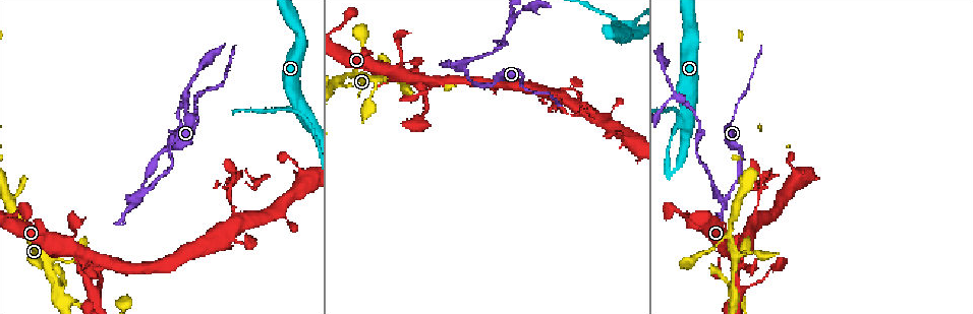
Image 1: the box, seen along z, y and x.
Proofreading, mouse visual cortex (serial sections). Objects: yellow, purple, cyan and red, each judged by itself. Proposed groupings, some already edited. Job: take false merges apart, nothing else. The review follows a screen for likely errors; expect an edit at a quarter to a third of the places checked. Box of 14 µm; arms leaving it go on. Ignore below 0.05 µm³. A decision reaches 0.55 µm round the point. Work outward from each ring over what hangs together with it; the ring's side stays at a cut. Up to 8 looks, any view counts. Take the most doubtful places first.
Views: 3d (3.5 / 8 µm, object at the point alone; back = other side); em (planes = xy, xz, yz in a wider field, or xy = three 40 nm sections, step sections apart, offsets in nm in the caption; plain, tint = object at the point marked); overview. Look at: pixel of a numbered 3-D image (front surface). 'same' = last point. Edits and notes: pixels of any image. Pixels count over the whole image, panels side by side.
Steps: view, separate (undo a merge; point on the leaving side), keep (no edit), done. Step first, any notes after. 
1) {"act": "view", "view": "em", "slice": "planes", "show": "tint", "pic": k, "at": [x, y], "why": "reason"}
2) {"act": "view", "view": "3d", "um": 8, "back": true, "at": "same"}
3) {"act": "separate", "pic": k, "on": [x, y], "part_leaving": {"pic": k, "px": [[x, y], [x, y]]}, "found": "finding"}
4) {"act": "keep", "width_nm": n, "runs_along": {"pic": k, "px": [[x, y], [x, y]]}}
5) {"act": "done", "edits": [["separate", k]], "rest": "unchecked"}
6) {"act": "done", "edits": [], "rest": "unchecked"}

{"act": "view", "view": "3d", "um": 8, "pic": 1, "at": [139, 203], "why": "abrupt turn"}

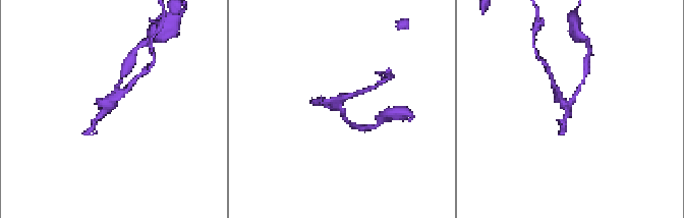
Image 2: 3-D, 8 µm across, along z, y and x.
{"act": "view", "view": "em", "slice": "xy", "step": 1, "show": "tint", "pic": 2, "at": [567, 107]}

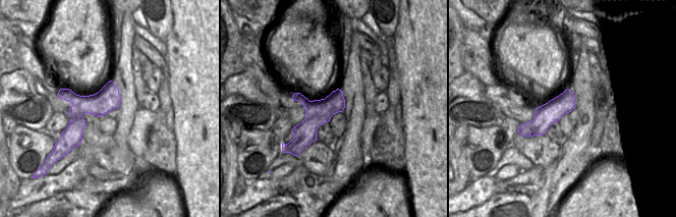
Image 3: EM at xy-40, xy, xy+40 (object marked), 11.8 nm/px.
{"act": "separate", "pic": 2, "on": [122, 92], "width_nm": 280, "part_leaving": {"pic": 2, "px": [[113, 103], [114, 99], [143, 73]]}, "found": "a second cell is stuck on"}

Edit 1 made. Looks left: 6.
{"act": "view", "view": "overview", "why": "see it whole again"}

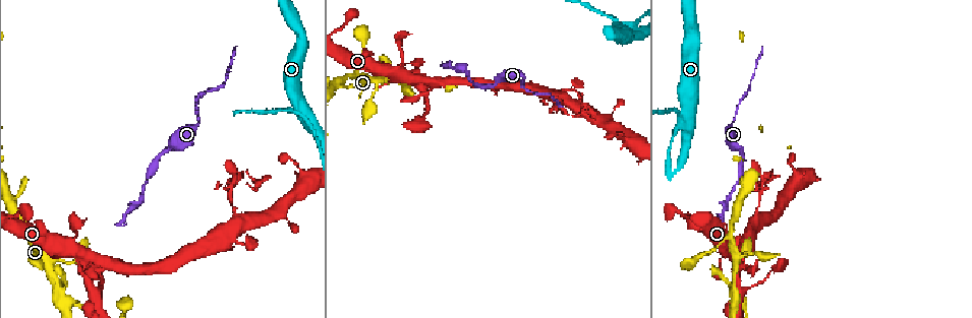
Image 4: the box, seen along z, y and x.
{"act": "view", "view": "3d", "um": 3.5, "pic": 4, "at": [232, 200], "why": "narrows sharply"}

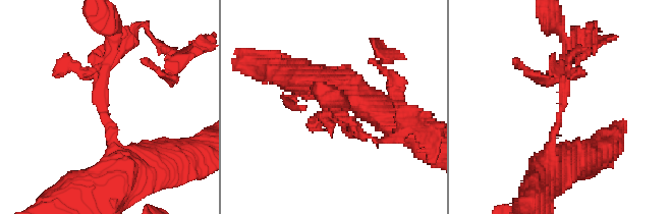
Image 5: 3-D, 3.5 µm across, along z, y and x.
{"act": "view", "view": "em", "slice": "xy", "step": 1, "show": "tint", "pic": 5, "at": [560, 109]}

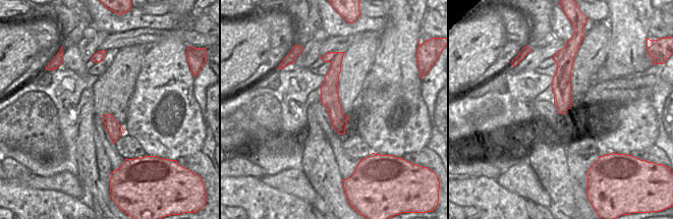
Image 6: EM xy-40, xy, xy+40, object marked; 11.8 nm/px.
{"act": "keep", "arm_widths_nm": [200, 300], "runs_along": {"pic": 5, "px": [[547, 173], [563, 104], [568, 45]]}, "found": "continuous, no second cell"}

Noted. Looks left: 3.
{"act": "view", "view": "3d", "um": 3.5, "pic": 4, "at": [731, 287], "why": "narrows sharply"}

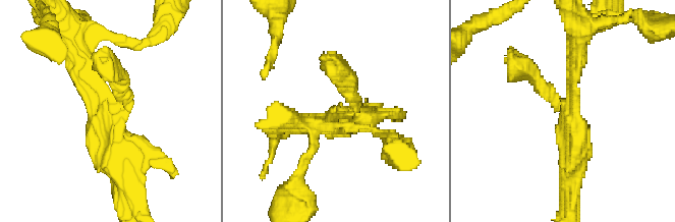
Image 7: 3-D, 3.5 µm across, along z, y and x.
{"act": "view", "view": "em", "slice": "xy", "step": 5, "show": "tint", "pic": 7, "at": [334, 118]}

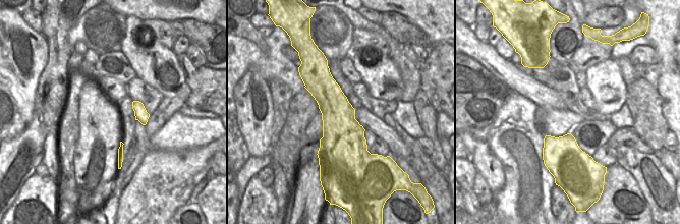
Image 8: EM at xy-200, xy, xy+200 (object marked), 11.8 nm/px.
{"act": "keep", "runs_along": {"pic": 7, "px": [[80, 55], [124, 177]]}, "found": "all the same cell"}

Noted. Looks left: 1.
{"act": "done", "edits": [["separate", 2]], "rest": "unchecked"}

